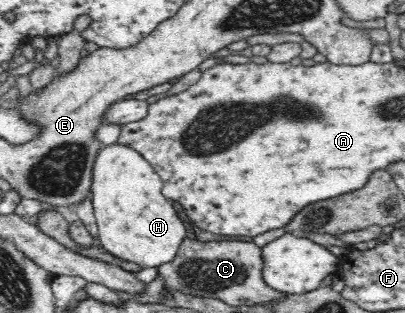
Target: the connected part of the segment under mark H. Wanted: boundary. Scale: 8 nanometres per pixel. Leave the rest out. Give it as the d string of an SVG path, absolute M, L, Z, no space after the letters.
M113 143L99 149L92 170L90 200L98 225L98 238L105 250L143 267L157 267L171 262L177 256L180 244L187 238L187 228L179 219L173 204L169 204L169 200L165 198L162 188L161 177L150 162L147 162L133 147Z

